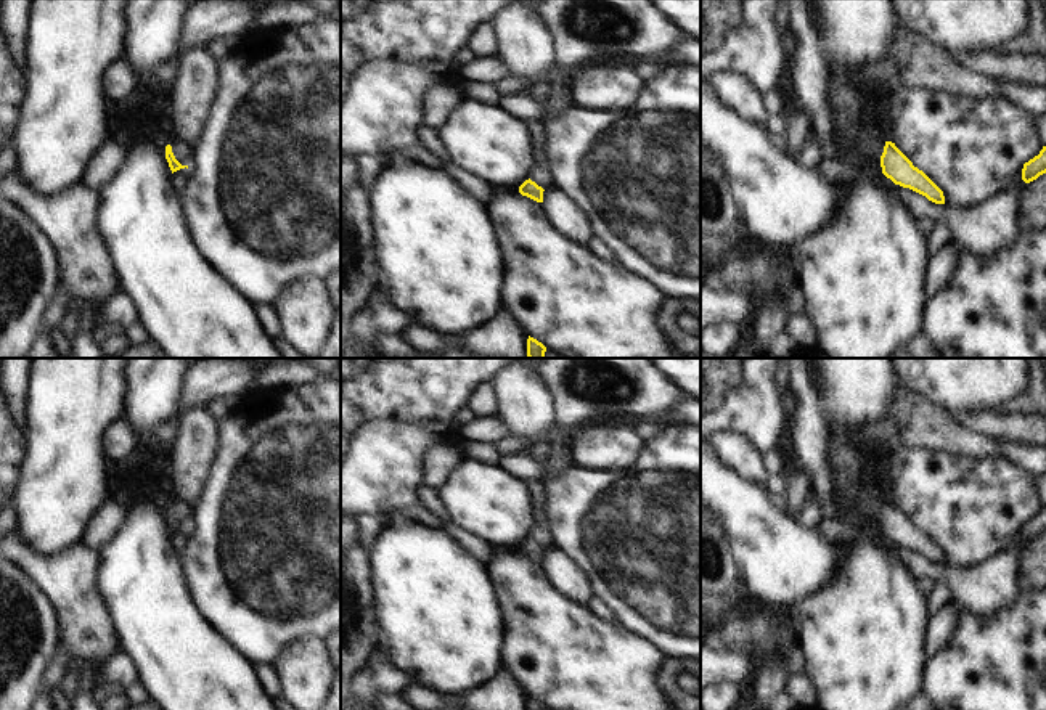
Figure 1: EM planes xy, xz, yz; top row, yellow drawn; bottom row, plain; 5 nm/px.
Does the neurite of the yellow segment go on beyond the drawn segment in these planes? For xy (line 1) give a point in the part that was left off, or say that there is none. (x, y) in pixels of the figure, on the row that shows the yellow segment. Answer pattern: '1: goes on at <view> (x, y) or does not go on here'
1: goes on at xy (182, 151)

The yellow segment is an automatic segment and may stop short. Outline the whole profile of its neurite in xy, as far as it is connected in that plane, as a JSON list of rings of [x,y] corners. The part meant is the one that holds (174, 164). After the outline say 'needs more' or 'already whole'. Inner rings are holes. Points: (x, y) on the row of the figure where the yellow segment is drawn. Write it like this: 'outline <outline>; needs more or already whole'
outline [[[170,140],[170,143],[165,146],[165,159],[169,162],[169,167],[174,172],[180,169],[188,169],[188,162],[193,157],[193,146],[182,140]]]; needs more

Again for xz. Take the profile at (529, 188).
outline [[[558,67],[551,71],[548,77],[548,85],[550,85],[550,95],[545,100],[543,114],[540,116],[538,120],[533,122],[540,133],[537,145],[537,162],[530,172],[530,178],[519,186],[519,193],[522,196],[527,196],[537,202],[543,202],[543,191],[553,185],[553,170],[546,157],[545,129],[551,119],[562,114],[572,104],[569,87],[564,84],[562,77],[559,75]]]; needs more

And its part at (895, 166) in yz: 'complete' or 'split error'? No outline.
split error

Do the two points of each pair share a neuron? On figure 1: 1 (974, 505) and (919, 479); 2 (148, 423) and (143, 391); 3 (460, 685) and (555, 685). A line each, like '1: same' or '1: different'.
1: same
2: same
3: different

